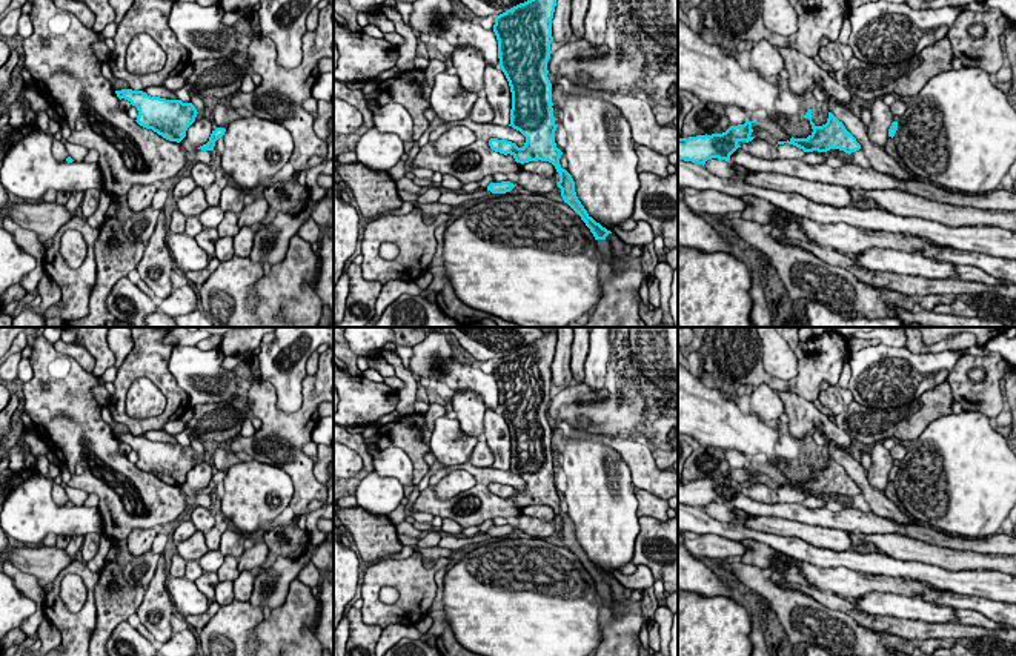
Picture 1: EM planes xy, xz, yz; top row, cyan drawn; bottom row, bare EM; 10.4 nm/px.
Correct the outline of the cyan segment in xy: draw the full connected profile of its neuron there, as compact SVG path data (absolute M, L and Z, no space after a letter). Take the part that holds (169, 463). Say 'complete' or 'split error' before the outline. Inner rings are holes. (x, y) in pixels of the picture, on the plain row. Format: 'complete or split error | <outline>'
complete | M132 433L115 435L115 438L120 444L125 442L137 452L135 465L140 470L152 473L169 485L180 487L198 458L192 447L181 444L151 441L143 435Z

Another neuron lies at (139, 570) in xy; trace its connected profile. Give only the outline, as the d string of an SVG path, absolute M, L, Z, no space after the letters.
M123 547L118 555L118 564L121 565L123 576L131 587L141 585L146 590L154 578L160 558L161 555L151 550L141 556L134 556L126 547Z

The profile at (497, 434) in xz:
M486 409L483 438L493 452L493 469L509 470L512 453L512 436L509 426L500 410Z

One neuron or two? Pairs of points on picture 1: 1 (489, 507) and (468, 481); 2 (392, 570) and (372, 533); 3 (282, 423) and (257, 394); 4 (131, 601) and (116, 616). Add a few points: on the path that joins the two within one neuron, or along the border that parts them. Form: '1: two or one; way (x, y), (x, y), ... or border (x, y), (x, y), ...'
1: two; border (475, 478), (471, 487), (449, 498), (438, 498)
2: two; border (389, 556), (380, 559)
3: one; way (274, 415), (263, 401)
4: one; way (128, 604), (119, 613)

